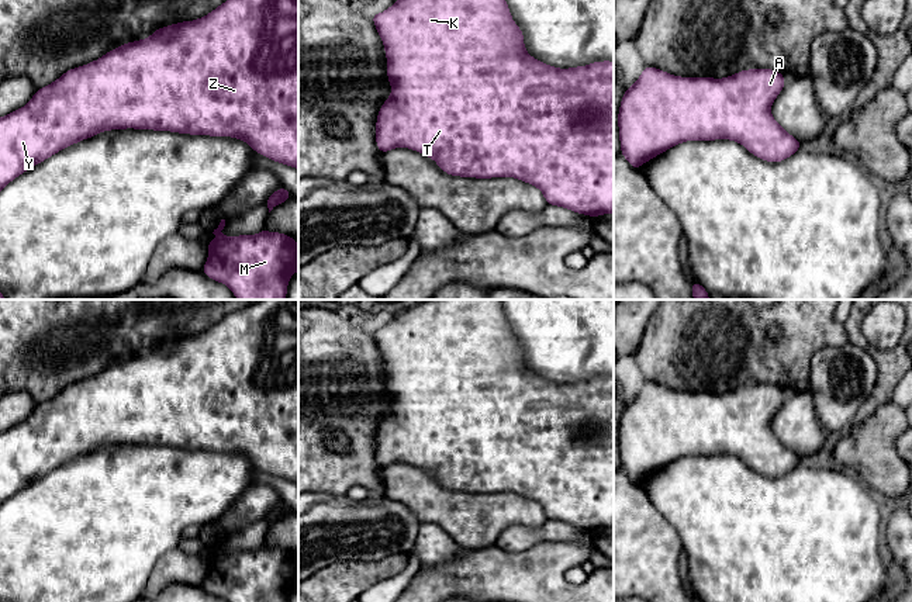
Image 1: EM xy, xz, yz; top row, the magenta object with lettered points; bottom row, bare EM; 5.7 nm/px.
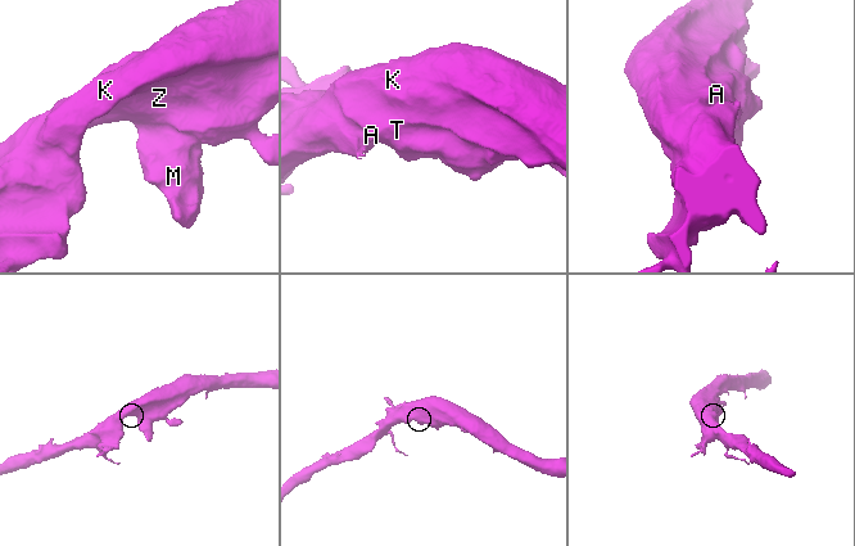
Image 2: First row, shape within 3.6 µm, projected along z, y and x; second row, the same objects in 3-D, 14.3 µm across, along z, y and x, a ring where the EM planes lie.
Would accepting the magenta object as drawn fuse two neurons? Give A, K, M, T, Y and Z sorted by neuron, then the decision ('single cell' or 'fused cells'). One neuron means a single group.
A K M T Y Z; single cell

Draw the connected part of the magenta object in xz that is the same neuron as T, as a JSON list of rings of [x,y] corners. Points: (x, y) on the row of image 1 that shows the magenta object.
[[[397,0],[372,20],[384,45],[387,79],[391,96],[377,113],[374,128],[380,153],[394,148],[410,148],[433,159],[450,176],[493,179],[515,177],[538,187],[549,205],[563,207],[593,218],[614,214],[614,62],[593,62],[585,66],[560,69],[532,58],[524,44],[524,32],[514,23],[507,0]]]

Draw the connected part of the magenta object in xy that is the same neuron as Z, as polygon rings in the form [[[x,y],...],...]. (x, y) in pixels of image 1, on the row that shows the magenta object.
[[[227,0],[201,18],[158,28],[146,39],[127,42],[97,60],[66,70],[49,86],[38,89],[28,104],[0,117],[0,191],[20,174],[59,150],[103,131],[127,128],[238,138],[251,145],[256,153],[298,170],[298,0]]]

